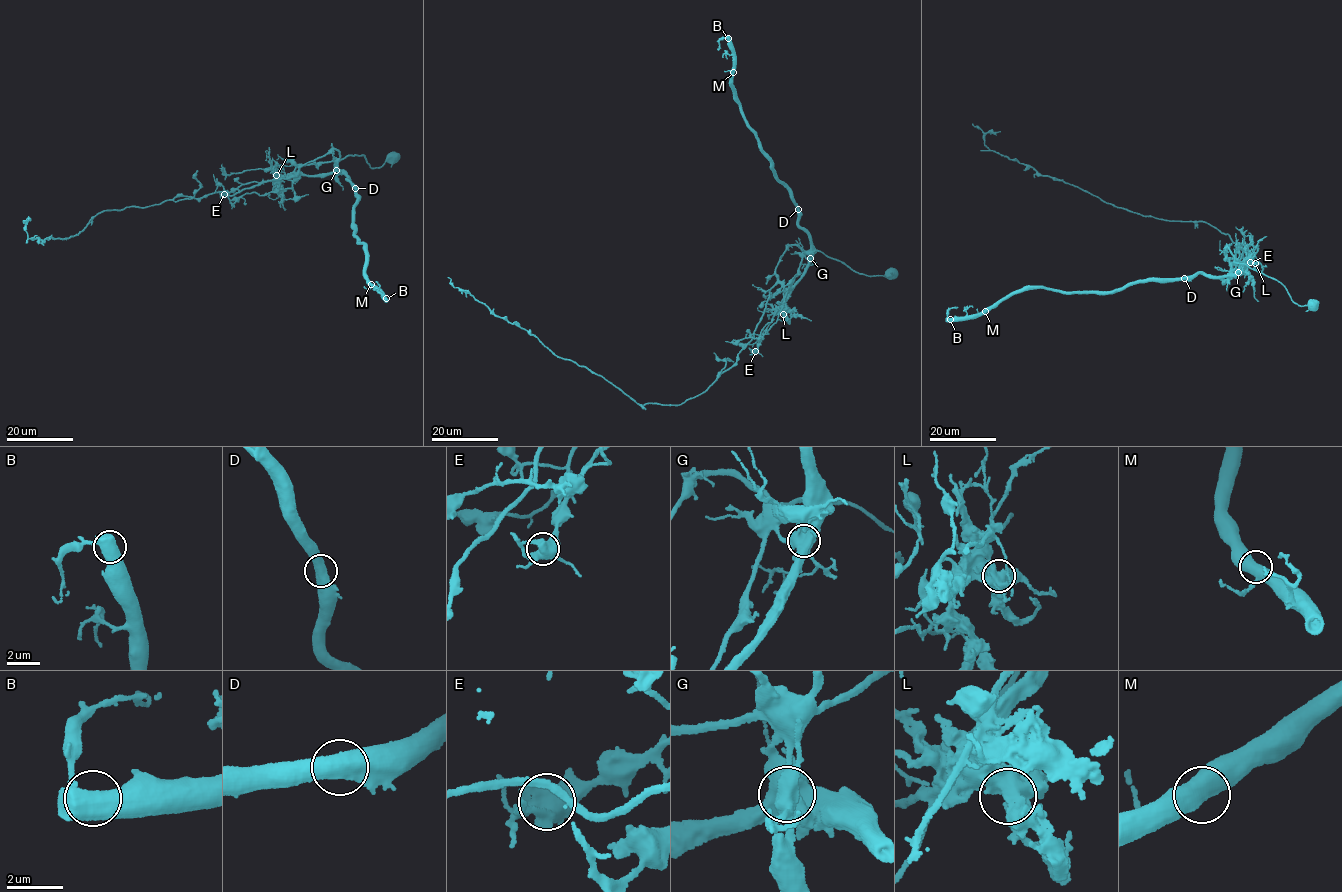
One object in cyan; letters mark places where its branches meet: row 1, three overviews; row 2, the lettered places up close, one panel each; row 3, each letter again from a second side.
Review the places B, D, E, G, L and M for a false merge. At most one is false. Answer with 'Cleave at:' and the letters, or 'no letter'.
Cleave at: G

